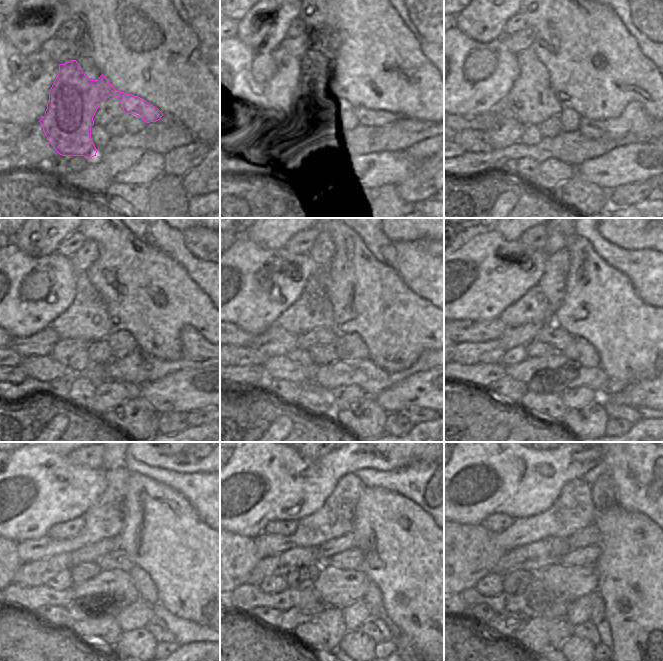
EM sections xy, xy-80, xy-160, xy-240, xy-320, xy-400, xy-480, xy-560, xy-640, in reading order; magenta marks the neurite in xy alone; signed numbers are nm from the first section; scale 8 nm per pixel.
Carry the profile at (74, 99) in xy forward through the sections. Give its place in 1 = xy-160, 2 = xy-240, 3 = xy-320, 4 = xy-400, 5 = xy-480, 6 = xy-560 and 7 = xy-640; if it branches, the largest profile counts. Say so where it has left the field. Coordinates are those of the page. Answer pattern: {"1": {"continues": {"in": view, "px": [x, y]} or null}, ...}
{"1": {"continues": {"in": "xy-160", "px": [634, 120]}}, "2": {"continues": {"in": "xy-240", "px": [138, 368]}}, "3": {"continues": {"in": "xy-320", "px": [365, 373]}}, "4": {"continues": {"in": "xy-400", "px": [545, 381]}}, "5": {"continues": {"in": "xy-480", "px": [92, 606]}}, "6": {"continues": {"in": "xy-560", "px": [293, 617]}}, "7": {"continues": {"in": "xy-640", "px": [506, 625]}}}

